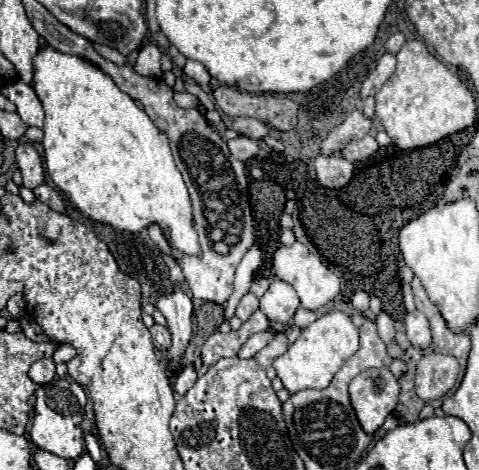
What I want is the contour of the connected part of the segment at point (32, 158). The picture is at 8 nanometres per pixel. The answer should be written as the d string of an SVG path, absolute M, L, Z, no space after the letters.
M20 143L16 147L16 161L18 161L18 169L24 179L24 183L22 183L24 187L34 189L36 185L40 185L44 181L42 159L32 143Z

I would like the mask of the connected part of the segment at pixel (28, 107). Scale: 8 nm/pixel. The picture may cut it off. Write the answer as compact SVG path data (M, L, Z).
M22 81L10 83L2 87L2 95L6 95L16 107L18 107L18 115L22 117L22 121L26 125L34 125L34 127L42 127L44 123L44 109L40 99L36 97L34 89Z

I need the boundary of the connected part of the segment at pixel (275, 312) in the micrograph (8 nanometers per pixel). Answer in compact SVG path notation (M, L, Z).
M274 279L268 291L260 299L262 313L272 323L282 323L282 325L286 325L294 317L298 305L300 305L300 299L296 297L296 291L292 289L292 285L280 279Z

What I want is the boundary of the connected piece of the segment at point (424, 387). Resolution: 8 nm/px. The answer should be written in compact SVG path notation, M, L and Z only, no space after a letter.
M426 353L416 367L416 395L424 401L440 399L458 379L458 361L442 353Z

